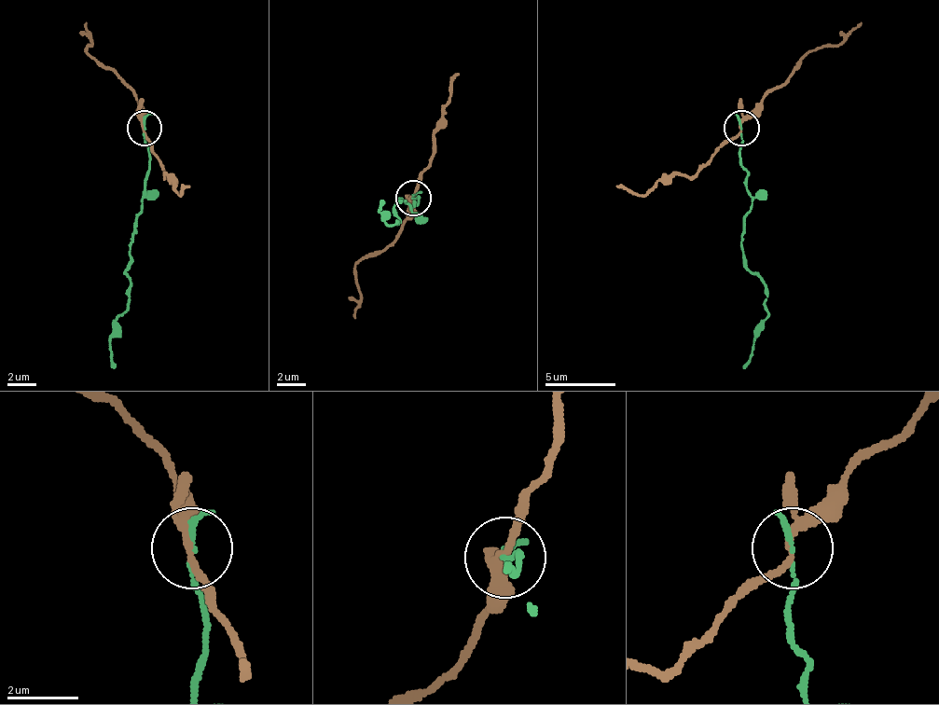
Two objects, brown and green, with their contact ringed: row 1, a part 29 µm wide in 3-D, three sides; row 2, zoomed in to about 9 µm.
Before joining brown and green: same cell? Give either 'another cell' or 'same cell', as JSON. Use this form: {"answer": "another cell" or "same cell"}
{"answer": "another cell"}

